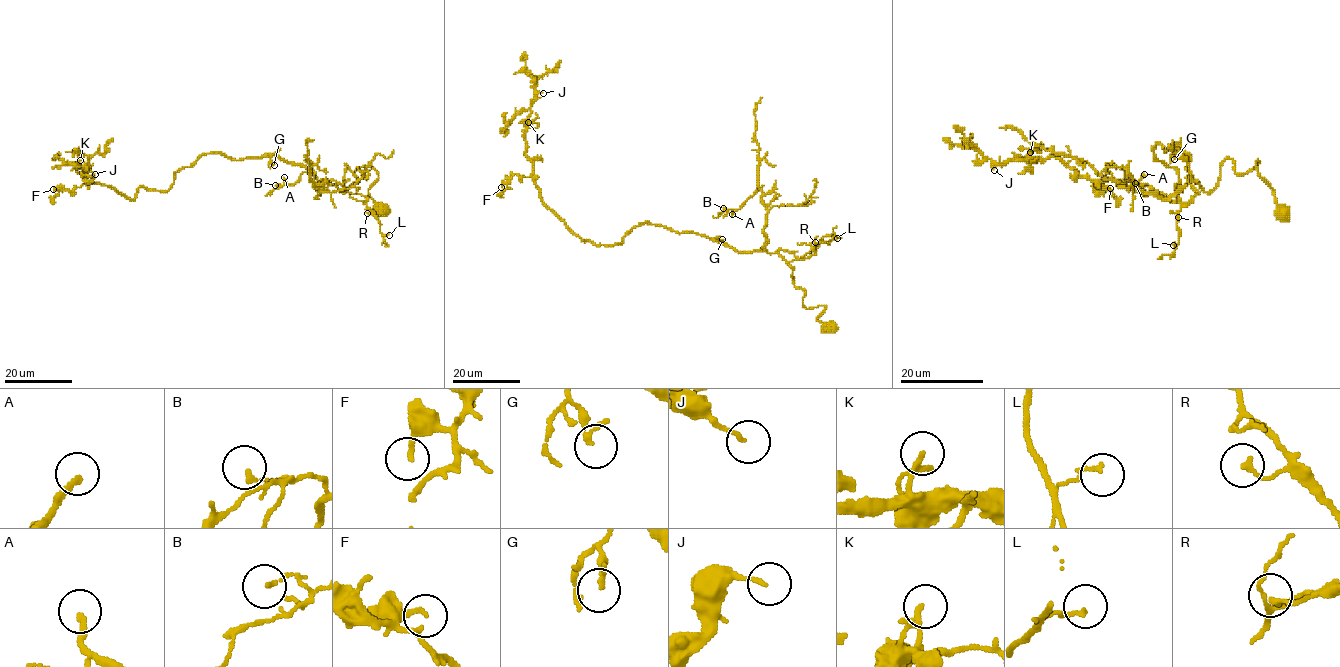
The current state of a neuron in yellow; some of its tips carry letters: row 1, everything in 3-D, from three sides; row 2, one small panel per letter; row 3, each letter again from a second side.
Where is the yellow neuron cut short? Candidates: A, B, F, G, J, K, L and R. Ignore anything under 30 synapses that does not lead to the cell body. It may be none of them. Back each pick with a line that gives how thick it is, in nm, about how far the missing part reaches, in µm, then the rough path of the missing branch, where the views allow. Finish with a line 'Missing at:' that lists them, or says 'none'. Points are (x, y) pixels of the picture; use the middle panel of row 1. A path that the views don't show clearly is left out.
Missing at: none

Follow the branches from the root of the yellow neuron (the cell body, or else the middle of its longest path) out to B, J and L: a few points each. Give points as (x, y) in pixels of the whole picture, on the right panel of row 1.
B: (1280, 212), (1258, 160), (1237, 174), (1225, 159), (1209, 193), (1191, 176), (1165, 199), (1108, 166), (1135, 183)
J: (1280, 212), (1258, 160), (1225, 159), (1206, 193), (1159, 144), (1175, 201), (1051, 156), (994, 170)
L: (1280, 212), (1258, 160), (1237, 174), (1225, 159), (1209, 193), (1186, 177), (1199, 195), (1181, 208), (1173, 245)

